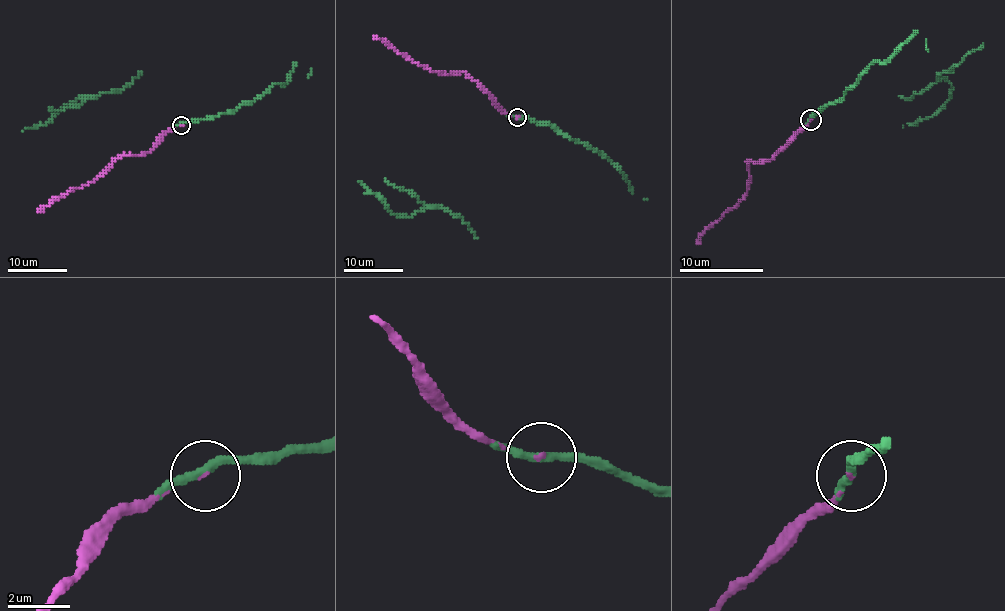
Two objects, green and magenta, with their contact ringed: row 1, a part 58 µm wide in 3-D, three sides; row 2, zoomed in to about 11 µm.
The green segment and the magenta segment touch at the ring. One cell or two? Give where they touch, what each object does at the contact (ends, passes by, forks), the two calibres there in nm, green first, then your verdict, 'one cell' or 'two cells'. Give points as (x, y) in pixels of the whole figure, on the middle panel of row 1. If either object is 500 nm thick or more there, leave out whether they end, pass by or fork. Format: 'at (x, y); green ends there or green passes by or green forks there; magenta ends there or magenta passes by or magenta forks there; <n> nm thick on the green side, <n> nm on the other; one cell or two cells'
at (517, 117); green passes by; magenta ends there; 260 nm thick on the green side, 60 nm on the other; one cell

